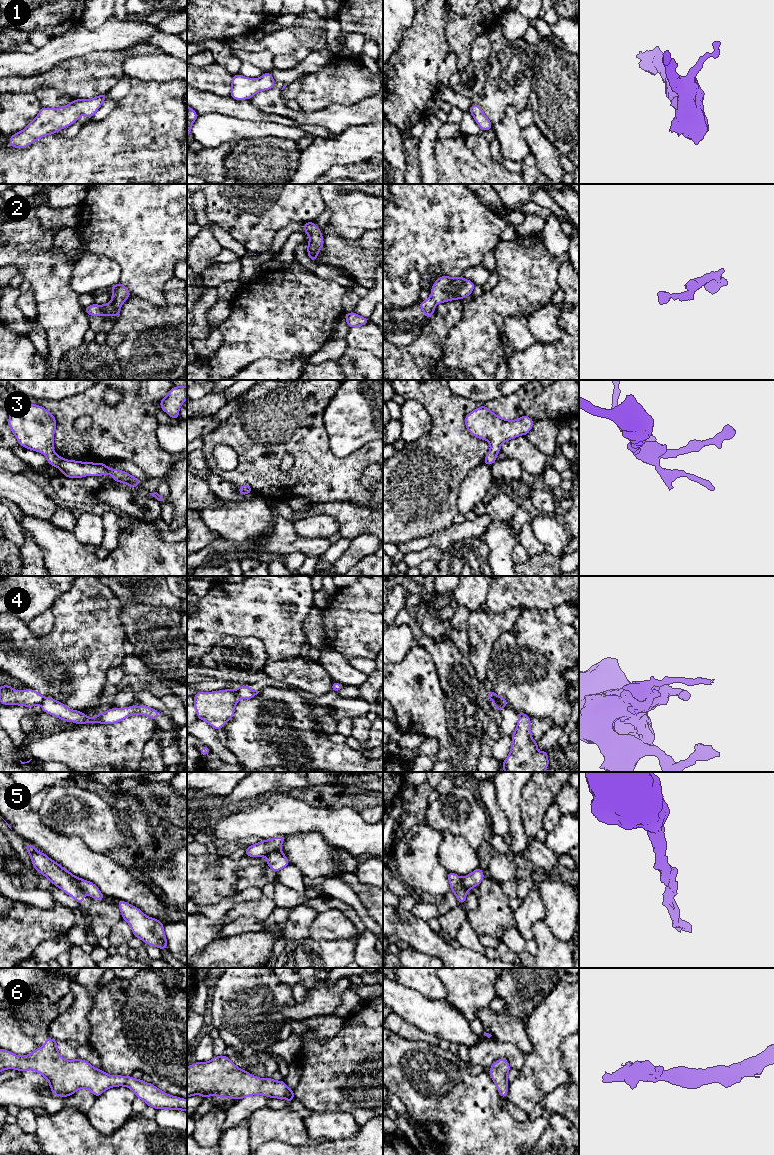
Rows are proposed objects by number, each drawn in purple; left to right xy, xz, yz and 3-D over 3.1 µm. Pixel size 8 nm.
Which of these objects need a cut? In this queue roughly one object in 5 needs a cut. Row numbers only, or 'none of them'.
4, 5

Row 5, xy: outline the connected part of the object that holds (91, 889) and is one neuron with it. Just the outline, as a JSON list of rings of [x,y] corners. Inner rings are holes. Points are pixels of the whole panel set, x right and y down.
[[[76,877],[79,886],[83,889],[89,896],[95,900],[103,900],[105,896],[101,893],[99,888],[92,882]]]

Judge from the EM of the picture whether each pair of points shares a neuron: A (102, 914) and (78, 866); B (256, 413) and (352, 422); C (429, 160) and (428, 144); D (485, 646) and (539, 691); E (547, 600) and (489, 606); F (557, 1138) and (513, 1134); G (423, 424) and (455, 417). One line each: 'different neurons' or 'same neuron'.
A: different neurons
B: different neurons
C: same neuron
D: different neurons
E: same neuron
F: different neurons
G: different neurons

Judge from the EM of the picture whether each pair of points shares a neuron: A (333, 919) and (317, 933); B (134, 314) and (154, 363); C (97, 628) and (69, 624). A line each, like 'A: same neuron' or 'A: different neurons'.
A: same neuron
B: same neuron
C: same neuron

